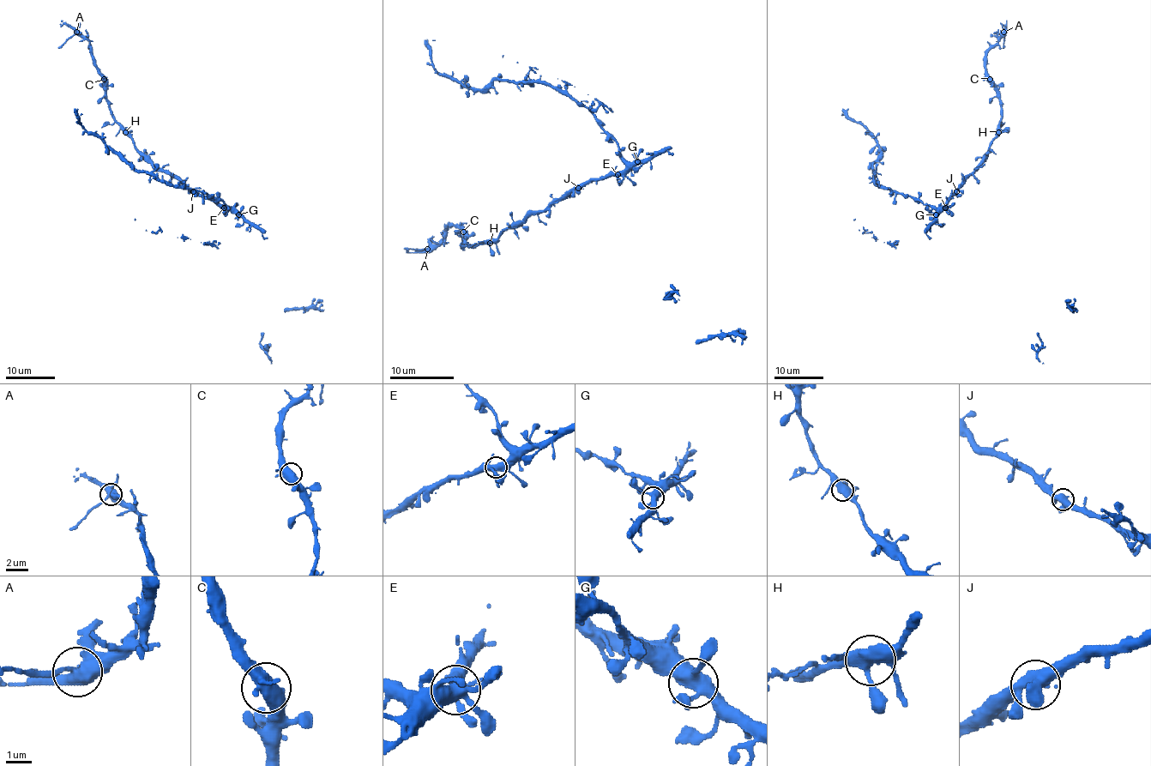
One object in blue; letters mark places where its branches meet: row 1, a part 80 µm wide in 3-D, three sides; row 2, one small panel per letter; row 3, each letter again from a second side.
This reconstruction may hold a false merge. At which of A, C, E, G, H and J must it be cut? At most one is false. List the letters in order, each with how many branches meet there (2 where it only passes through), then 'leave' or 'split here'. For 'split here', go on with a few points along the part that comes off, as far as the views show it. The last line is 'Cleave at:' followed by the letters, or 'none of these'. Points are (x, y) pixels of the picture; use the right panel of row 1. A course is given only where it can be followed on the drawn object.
A: branches 5; split here; course (1003, 32), (1003, 48)
C: branches 4; leave
E: branches 6; leave
G: branches 4; leave
H: branches 4; leave
J: branches 4; leave
Cleave at: A

